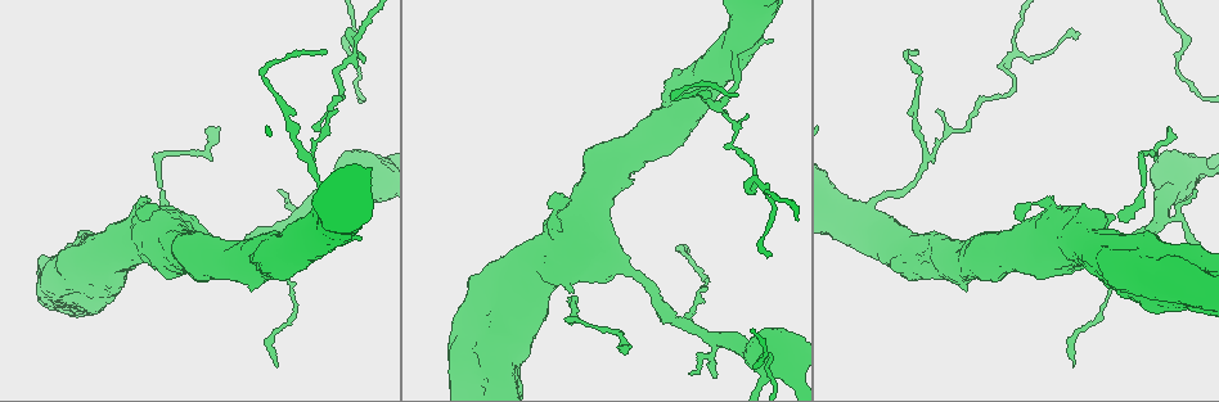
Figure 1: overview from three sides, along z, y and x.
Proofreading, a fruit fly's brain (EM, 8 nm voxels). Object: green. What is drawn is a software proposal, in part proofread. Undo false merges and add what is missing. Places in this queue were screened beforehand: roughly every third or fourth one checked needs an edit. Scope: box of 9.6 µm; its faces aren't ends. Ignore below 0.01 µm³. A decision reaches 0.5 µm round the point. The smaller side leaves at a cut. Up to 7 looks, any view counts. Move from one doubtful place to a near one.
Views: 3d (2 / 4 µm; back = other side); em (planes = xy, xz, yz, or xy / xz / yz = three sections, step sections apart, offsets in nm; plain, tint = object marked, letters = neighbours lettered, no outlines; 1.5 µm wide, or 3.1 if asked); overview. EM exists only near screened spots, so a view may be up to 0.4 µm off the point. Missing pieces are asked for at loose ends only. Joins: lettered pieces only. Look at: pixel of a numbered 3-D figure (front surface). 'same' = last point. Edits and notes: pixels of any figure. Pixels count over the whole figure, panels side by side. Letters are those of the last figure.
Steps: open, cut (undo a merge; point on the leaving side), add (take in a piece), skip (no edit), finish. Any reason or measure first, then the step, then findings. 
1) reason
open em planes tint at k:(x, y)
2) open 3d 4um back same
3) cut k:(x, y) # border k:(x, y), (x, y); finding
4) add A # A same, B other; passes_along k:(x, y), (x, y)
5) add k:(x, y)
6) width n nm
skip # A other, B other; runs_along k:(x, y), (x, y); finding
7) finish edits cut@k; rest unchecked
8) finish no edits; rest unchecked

branch point
open em yz step 4 tint at 1:(718, 104)

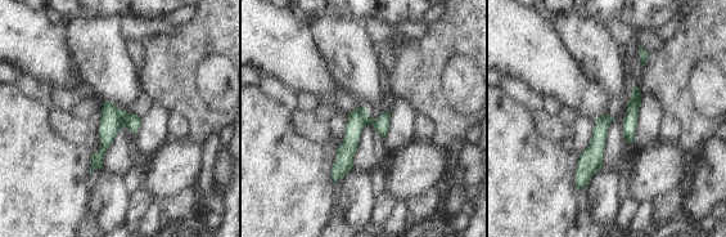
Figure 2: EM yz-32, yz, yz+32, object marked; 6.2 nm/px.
what lies round it
open em yz step 4 letters same

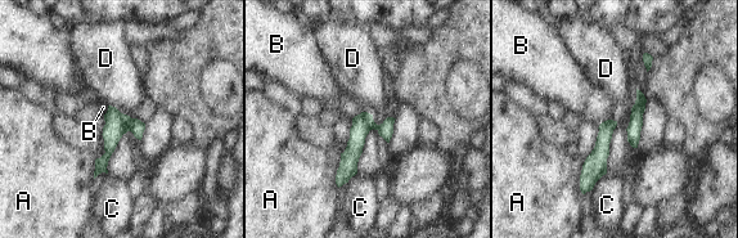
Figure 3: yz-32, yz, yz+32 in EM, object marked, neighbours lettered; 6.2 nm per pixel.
skip # A other, B other, C other, D other; runs_along 3:(390, 120), (358, 138), (340, 182); continuous, no second neuron

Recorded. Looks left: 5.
abrupt turn
open em xy step 8 tint at 1:(1164, 217)

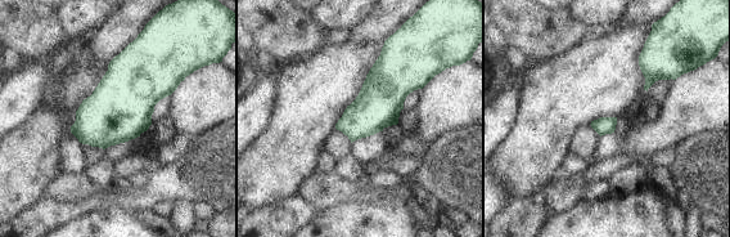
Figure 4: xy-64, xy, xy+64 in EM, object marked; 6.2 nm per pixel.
another direction
open em planes letters same

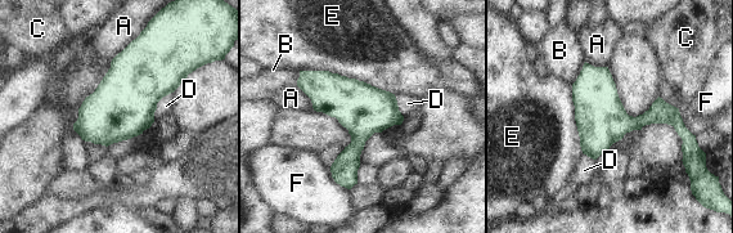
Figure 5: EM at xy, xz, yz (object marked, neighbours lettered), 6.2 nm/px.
width 320 nm
skip # A other, B other, C other, D other, E other, F other; border 5:(172, 92), (157, 103), (151, 125); continuous, no second neuron

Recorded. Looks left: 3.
end of a long branch
open em planes letters at 1:(220, 129)

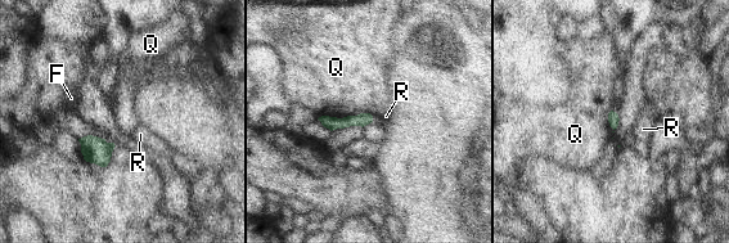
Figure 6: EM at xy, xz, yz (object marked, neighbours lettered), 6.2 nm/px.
width 70 nm
skip # F other, Q other, R other; border 6:(370, 113), (318, 118); no lettered piece goes on from it

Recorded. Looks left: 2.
finish no edits; rest unchecked

